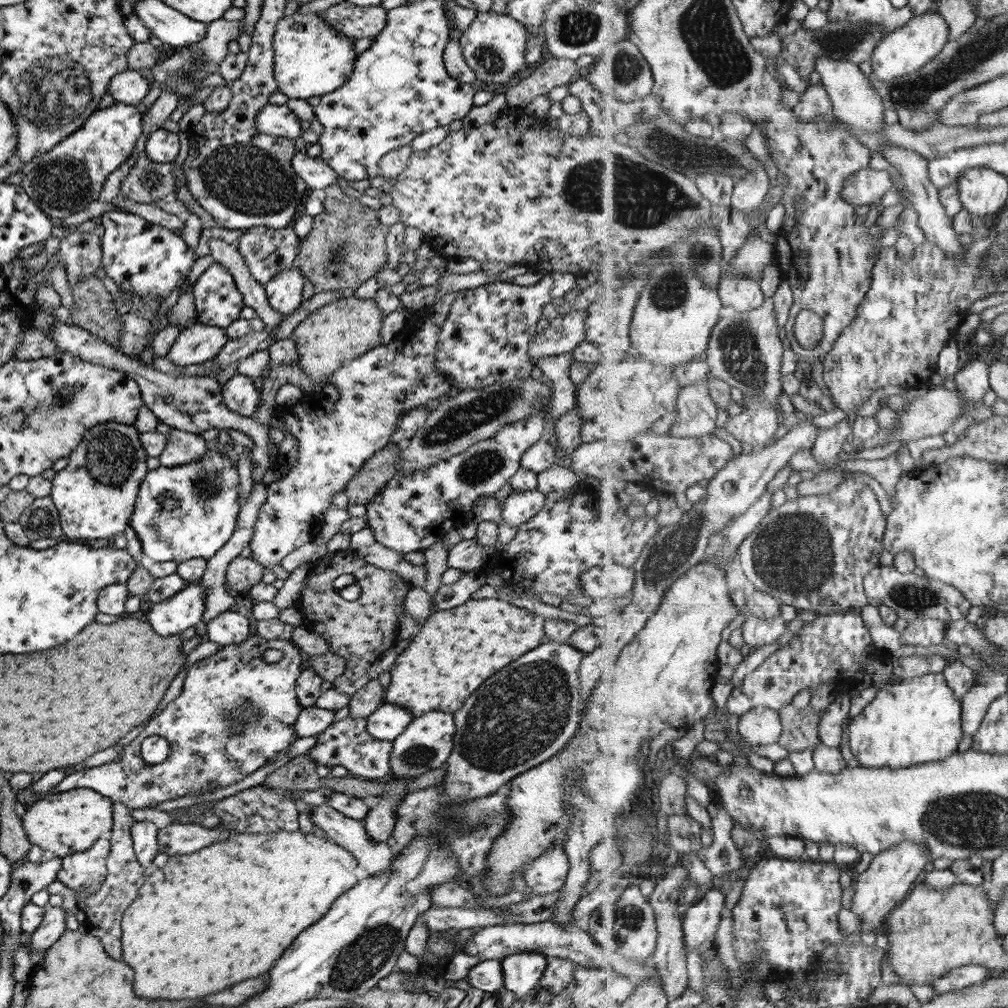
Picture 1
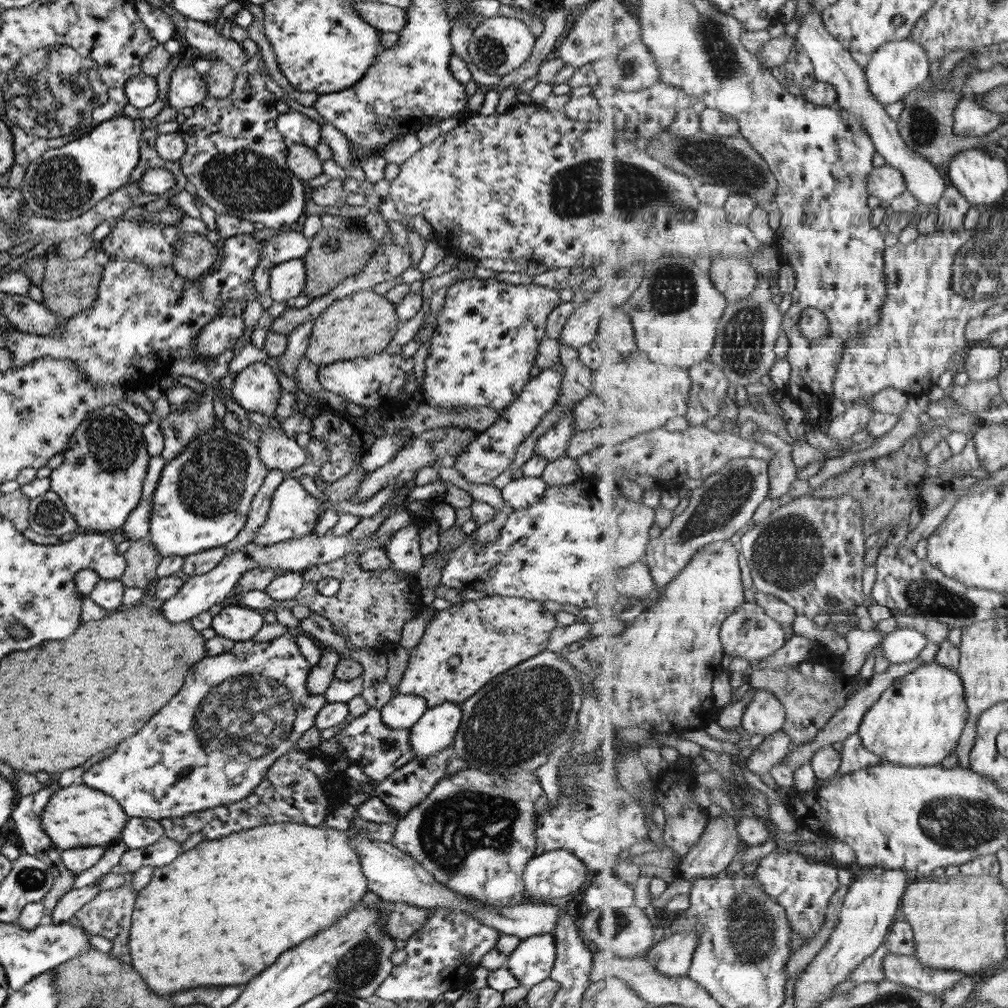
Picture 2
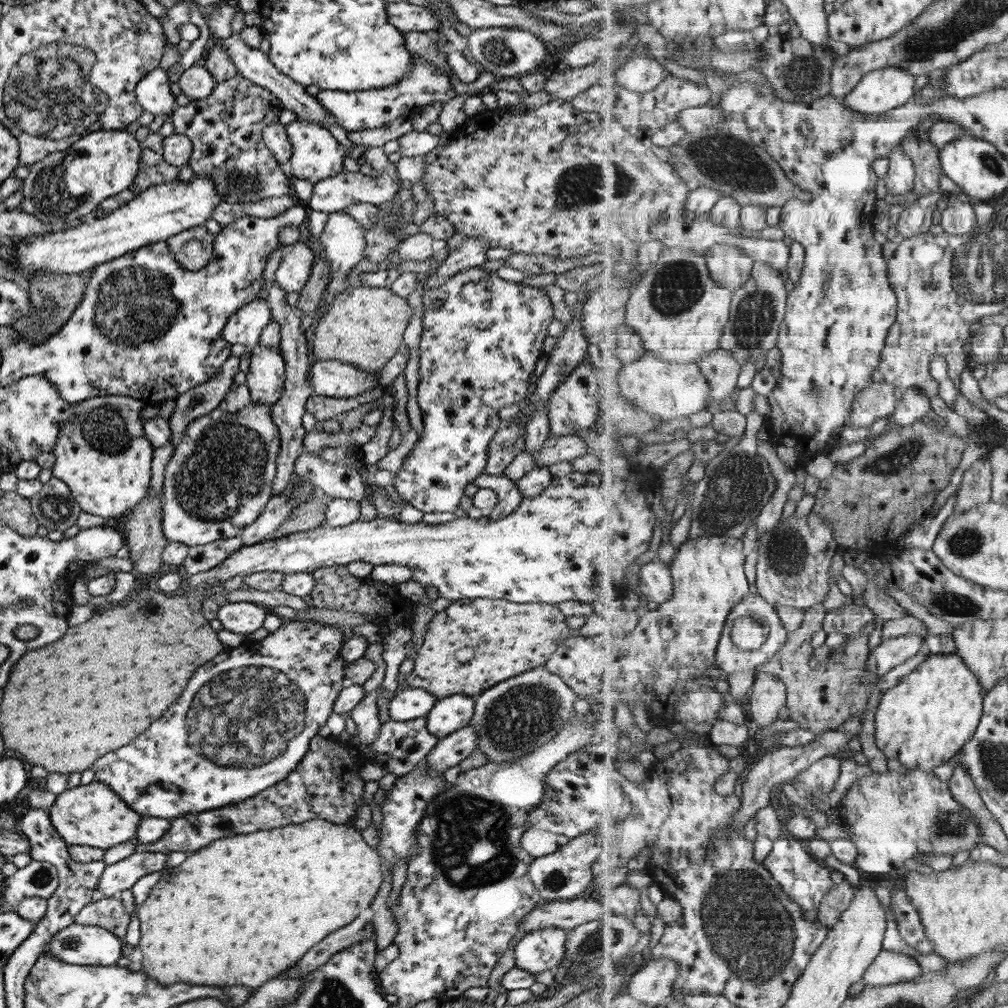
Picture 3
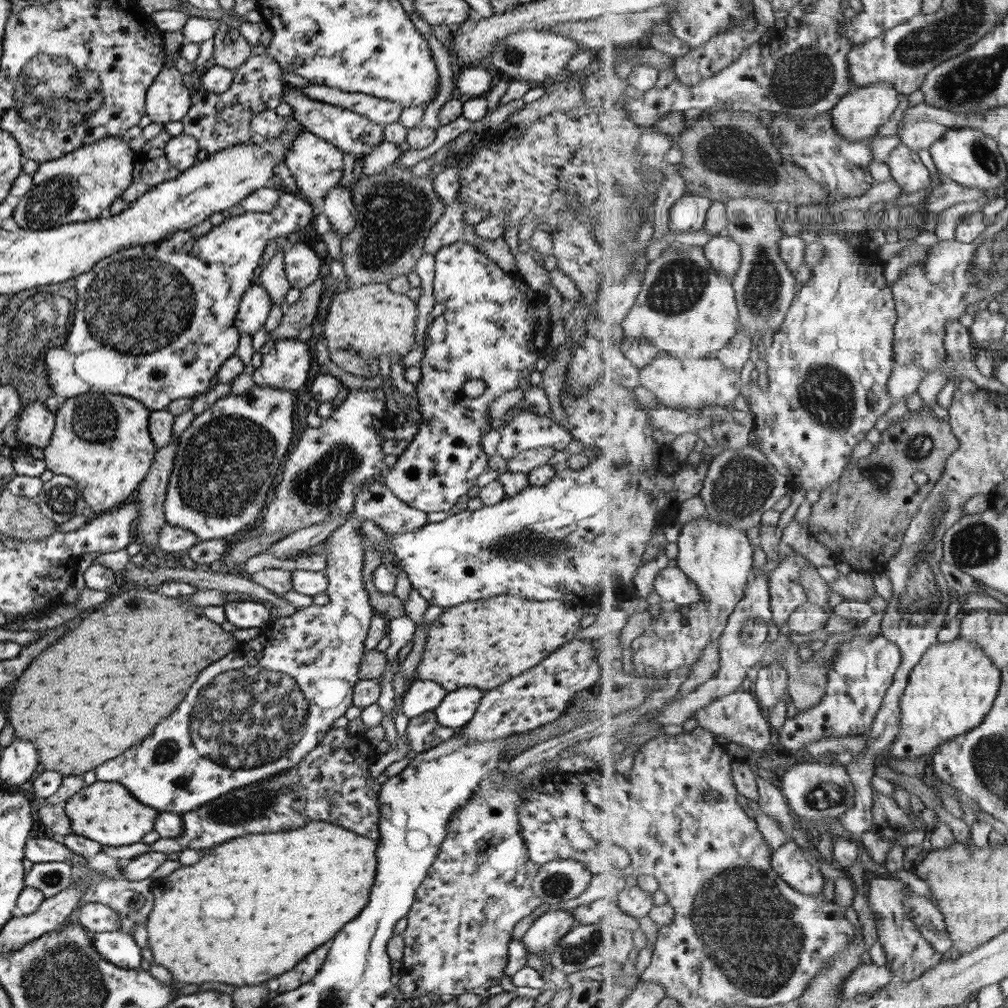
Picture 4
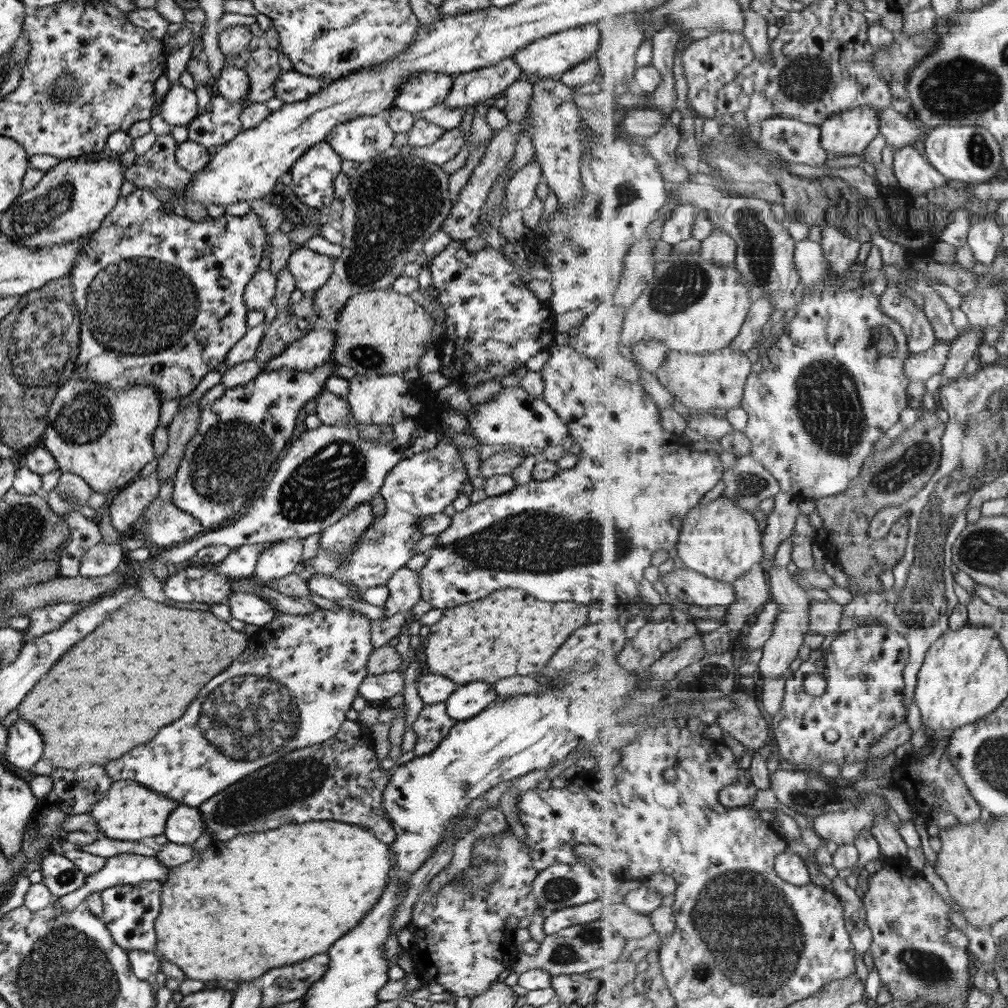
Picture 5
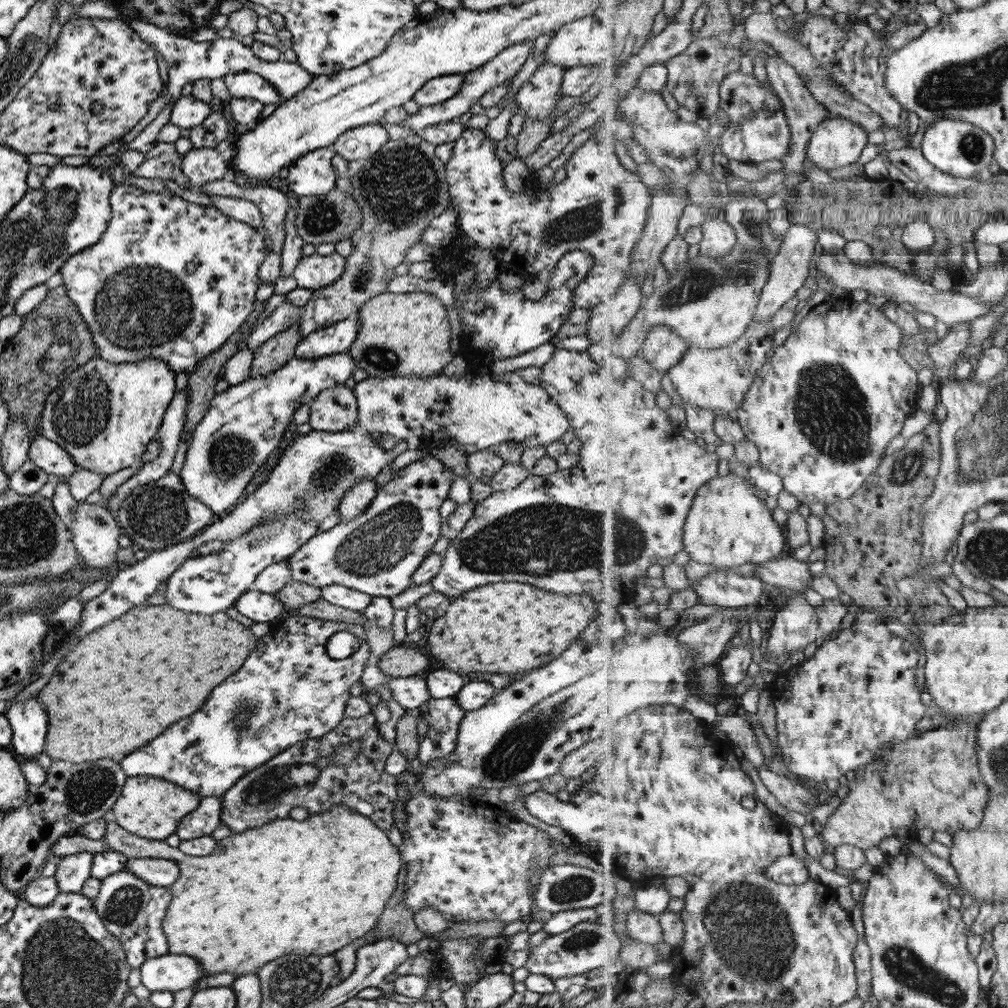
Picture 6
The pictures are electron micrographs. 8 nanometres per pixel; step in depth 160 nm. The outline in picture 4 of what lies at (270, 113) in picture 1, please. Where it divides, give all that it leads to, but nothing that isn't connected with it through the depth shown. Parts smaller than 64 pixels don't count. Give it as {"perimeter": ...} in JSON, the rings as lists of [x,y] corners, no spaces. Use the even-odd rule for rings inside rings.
{"perimeter":[[[297,132],[291,146],[286,150],[284,163],[293,177],[297,186],[297,192],[301,198],[323,198],[327,191],[341,180],[343,163],[341,163],[341,150],[333,144],[327,144],[325,140],[319,139],[311,132]]]}

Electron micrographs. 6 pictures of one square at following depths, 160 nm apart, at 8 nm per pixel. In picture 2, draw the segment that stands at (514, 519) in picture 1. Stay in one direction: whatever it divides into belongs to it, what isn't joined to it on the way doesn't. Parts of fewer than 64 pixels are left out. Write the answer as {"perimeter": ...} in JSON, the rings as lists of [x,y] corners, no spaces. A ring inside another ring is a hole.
{"perimeter":[[[522,476],[511,479],[501,488],[500,493],[509,510],[521,510],[539,502],[546,488],[539,476]]]}

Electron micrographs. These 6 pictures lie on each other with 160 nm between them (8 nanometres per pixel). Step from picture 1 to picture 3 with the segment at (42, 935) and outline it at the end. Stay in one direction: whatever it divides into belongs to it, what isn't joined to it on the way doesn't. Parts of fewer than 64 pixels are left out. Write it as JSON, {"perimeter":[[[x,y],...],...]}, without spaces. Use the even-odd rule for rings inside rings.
{"perimeter":[[[135,852],[113,864],[100,874],[94,890],[95,898],[116,896],[130,888],[141,876],[164,868],[166,854],[162,852]]]}

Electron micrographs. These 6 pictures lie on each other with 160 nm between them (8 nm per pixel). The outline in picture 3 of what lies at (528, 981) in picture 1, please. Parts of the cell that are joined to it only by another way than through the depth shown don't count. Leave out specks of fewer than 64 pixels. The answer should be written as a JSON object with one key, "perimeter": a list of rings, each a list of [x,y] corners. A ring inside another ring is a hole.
{"perimeter":[[[556,926],[525,933],[513,948],[514,966],[534,976],[563,964],[566,933]]]}

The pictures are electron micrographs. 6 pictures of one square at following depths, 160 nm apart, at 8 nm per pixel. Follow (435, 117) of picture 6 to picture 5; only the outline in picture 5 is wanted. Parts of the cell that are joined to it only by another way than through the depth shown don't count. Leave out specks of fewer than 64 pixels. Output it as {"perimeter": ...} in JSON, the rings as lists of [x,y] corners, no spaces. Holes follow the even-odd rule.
{"perimeter":[[[509,57],[489,67],[455,75],[442,105],[457,110],[492,101],[521,77],[519,67]]]}

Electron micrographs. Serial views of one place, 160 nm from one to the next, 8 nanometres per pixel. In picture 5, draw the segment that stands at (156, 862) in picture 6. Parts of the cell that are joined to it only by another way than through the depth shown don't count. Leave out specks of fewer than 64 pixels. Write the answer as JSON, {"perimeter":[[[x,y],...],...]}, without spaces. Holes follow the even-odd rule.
{"perimeter":[[[120,854],[109,857],[103,866],[90,875],[85,875],[82,885],[73,892],[52,899],[52,904],[62,910],[71,910],[81,905],[87,894],[106,892],[110,886],[156,880],[162,883],[170,869],[154,856]]]}

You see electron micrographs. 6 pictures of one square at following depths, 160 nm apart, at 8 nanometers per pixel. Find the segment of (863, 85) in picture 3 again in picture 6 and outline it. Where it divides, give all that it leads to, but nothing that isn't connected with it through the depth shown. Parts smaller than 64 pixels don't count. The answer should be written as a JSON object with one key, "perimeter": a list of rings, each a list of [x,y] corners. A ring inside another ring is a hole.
{"perimeter":[[[833,116],[815,130],[807,158],[822,170],[849,166],[863,154],[867,133],[861,124]]]}

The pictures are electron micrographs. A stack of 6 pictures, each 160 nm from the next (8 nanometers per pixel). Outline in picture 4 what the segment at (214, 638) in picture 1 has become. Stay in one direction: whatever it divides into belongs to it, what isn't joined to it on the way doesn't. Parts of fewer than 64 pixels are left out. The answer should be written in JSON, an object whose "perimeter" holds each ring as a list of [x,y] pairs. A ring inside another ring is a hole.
{"perimeter":[[[227,602],[223,606],[225,621],[235,628],[262,628],[274,619],[275,614],[257,602]]]}

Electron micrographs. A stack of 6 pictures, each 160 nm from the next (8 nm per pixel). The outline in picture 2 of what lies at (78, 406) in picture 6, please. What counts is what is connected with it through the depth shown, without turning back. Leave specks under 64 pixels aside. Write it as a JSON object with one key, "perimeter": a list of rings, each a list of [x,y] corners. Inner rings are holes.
{"perimeter":[[[98,406],[84,417],[82,424],[70,436],[71,442],[62,452],[61,465],[48,476],[49,490],[54,492],[72,516],[78,531],[85,533],[107,532],[122,528],[127,515],[137,506],[143,493],[142,484],[150,456],[143,440],[142,427],[123,414],[116,406]]]}

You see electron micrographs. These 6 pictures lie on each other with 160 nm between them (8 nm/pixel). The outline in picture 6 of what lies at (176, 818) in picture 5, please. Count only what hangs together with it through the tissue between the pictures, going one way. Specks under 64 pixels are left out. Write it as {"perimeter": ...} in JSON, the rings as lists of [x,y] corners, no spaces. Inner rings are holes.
{"perimeter":[[[207,796],[199,799],[197,806],[182,816],[174,830],[179,840],[191,840],[200,836],[210,835],[219,826],[221,796]]]}

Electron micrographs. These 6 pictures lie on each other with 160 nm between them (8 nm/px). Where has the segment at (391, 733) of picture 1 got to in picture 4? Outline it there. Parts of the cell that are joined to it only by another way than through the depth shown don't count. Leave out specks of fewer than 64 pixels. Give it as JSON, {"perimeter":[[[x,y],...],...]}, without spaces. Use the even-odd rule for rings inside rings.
{"perimeter":[[[433,681],[409,682],[401,697],[401,714],[408,719],[419,716],[419,713],[433,710],[445,696],[445,689],[441,689]]]}

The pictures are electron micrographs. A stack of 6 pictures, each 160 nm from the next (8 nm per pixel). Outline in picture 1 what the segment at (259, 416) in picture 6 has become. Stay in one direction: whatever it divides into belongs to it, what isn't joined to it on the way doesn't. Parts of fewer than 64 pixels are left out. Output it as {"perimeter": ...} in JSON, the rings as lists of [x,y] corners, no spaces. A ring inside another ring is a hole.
{"perimeter":[[[208,449],[199,460],[169,468],[159,465],[147,471],[139,483],[133,512],[128,520],[128,525],[139,539],[145,561],[173,560],[181,563],[191,558],[209,559],[231,538],[240,505],[237,502],[237,471],[227,455],[220,454]]]}

